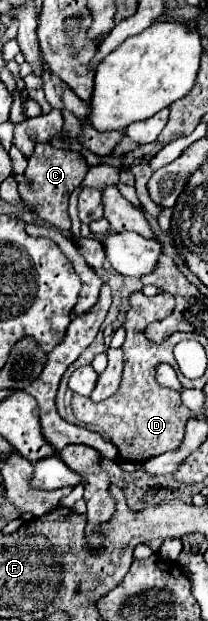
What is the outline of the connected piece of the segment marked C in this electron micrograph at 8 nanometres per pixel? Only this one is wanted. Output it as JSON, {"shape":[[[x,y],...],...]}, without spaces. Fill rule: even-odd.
{"shape":[[[42,142],[42,144],[36,144],[34,156],[28,160],[28,168],[24,172],[24,176],[30,180],[30,184],[26,186],[20,182],[18,194],[20,194],[22,202],[28,204],[28,208],[32,208],[40,220],[60,228],[62,232],[68,232],[70,216],[66,216],[66,200],[72,194],[72,190],[82,184],[86,172],[88,172],[88,166],[86,166],[84,158],[80,156],[80,152],[56,150],[48,142]]]}

